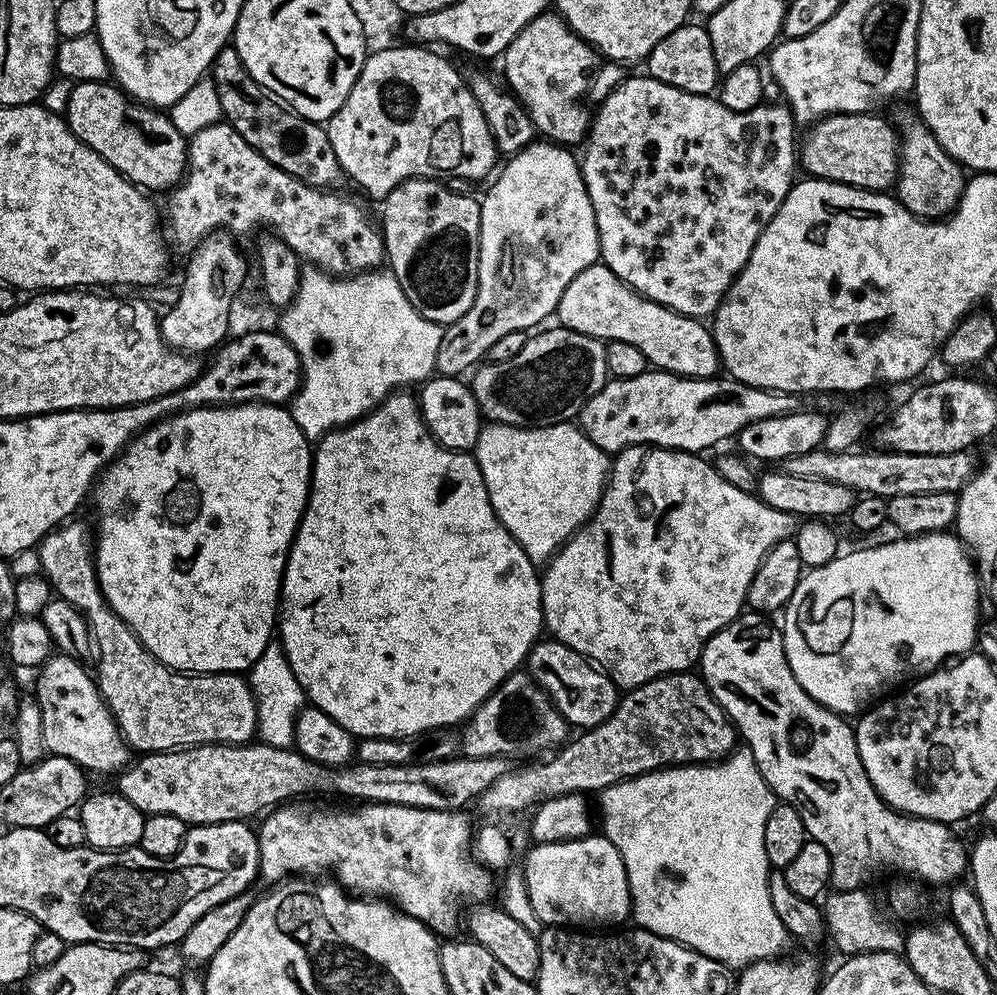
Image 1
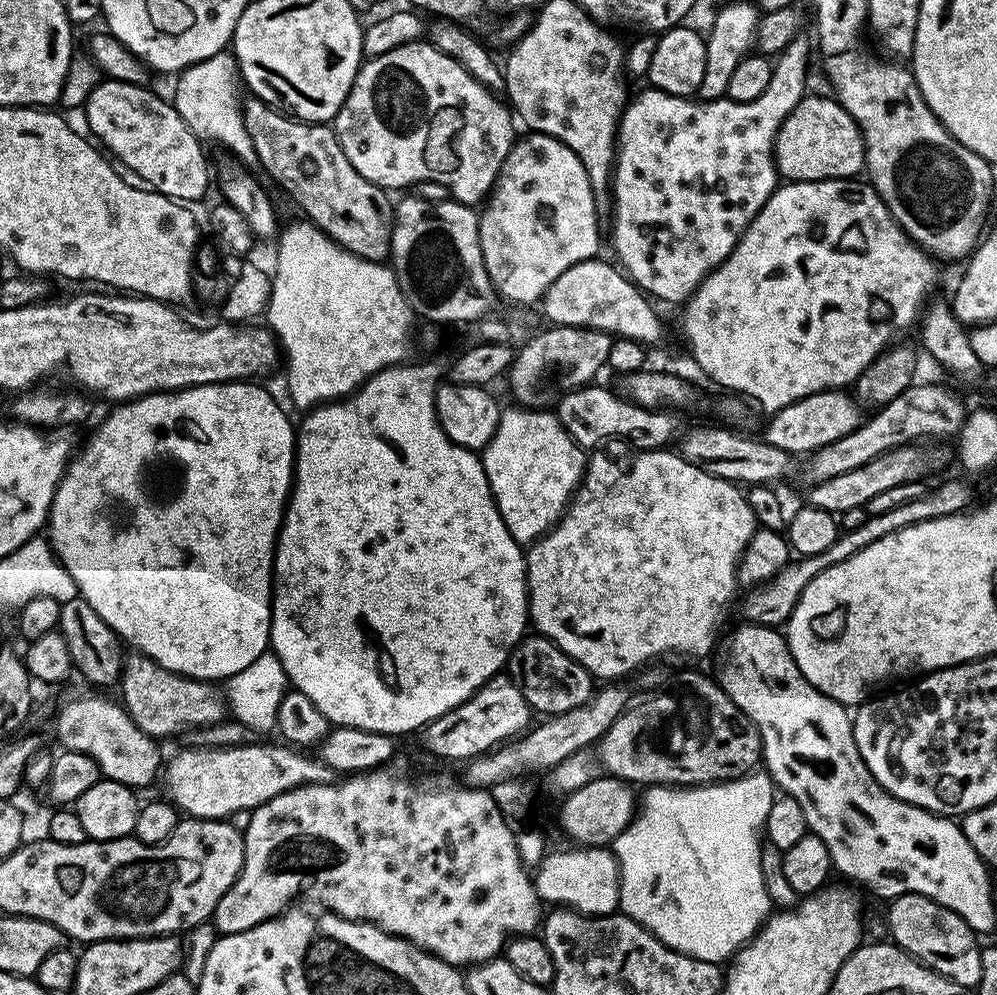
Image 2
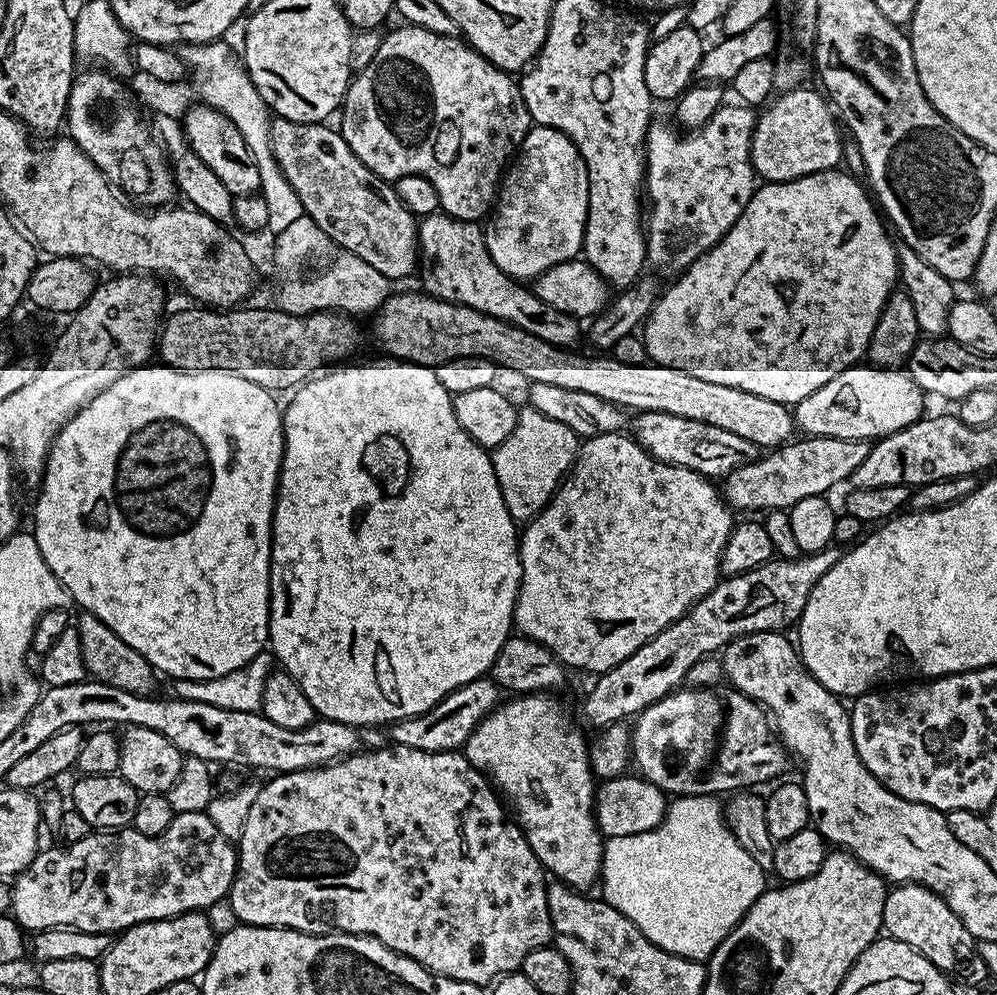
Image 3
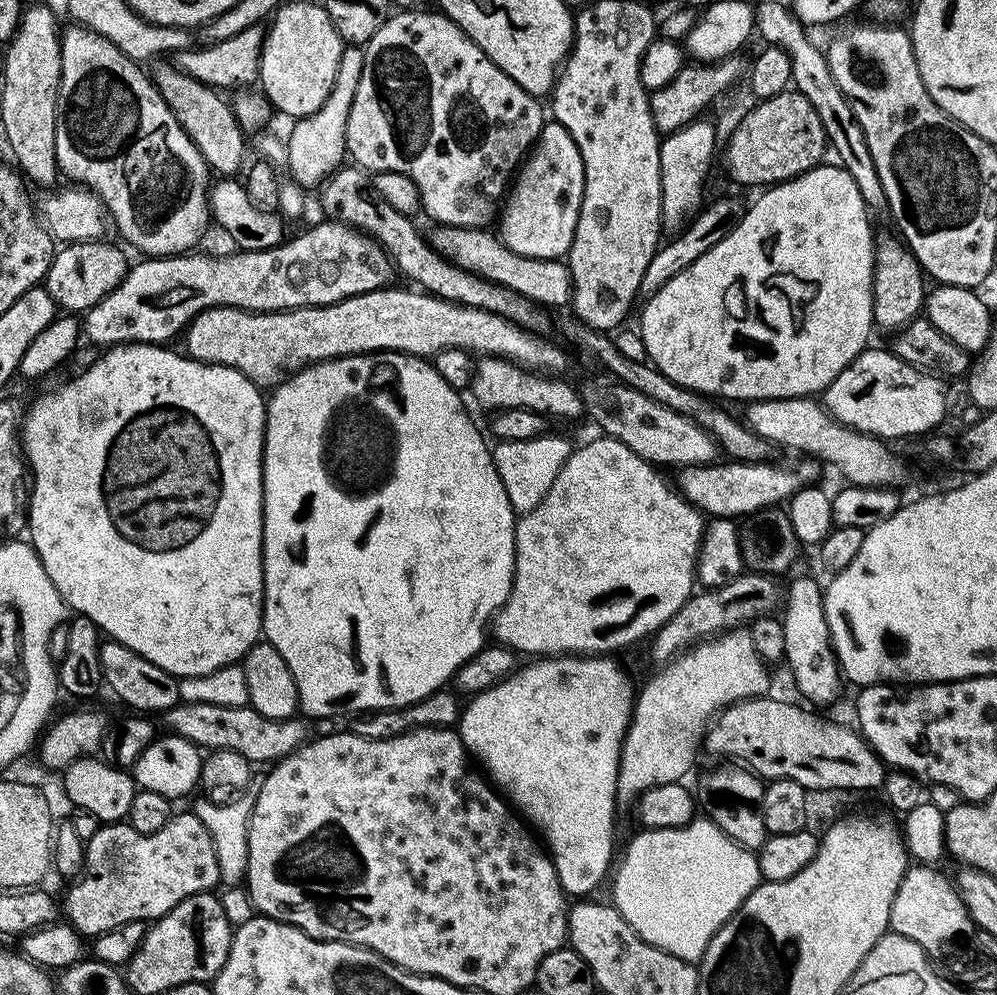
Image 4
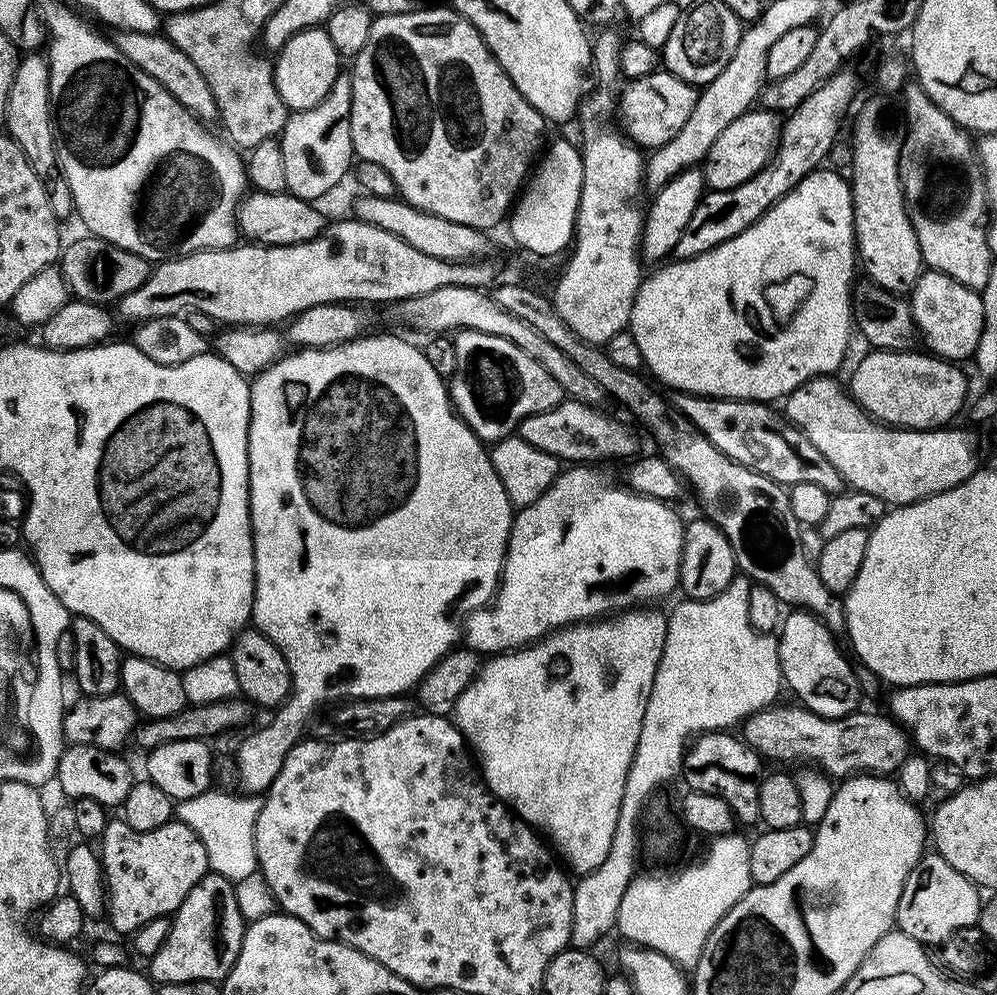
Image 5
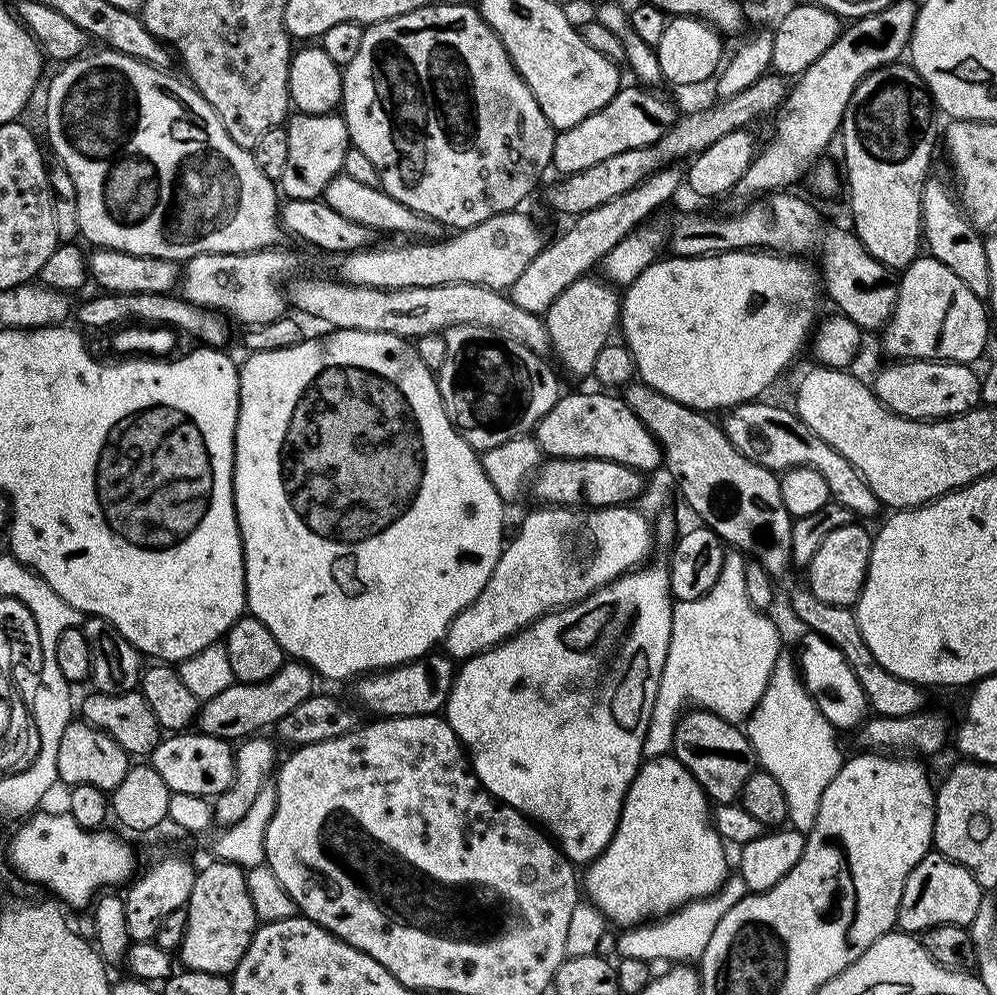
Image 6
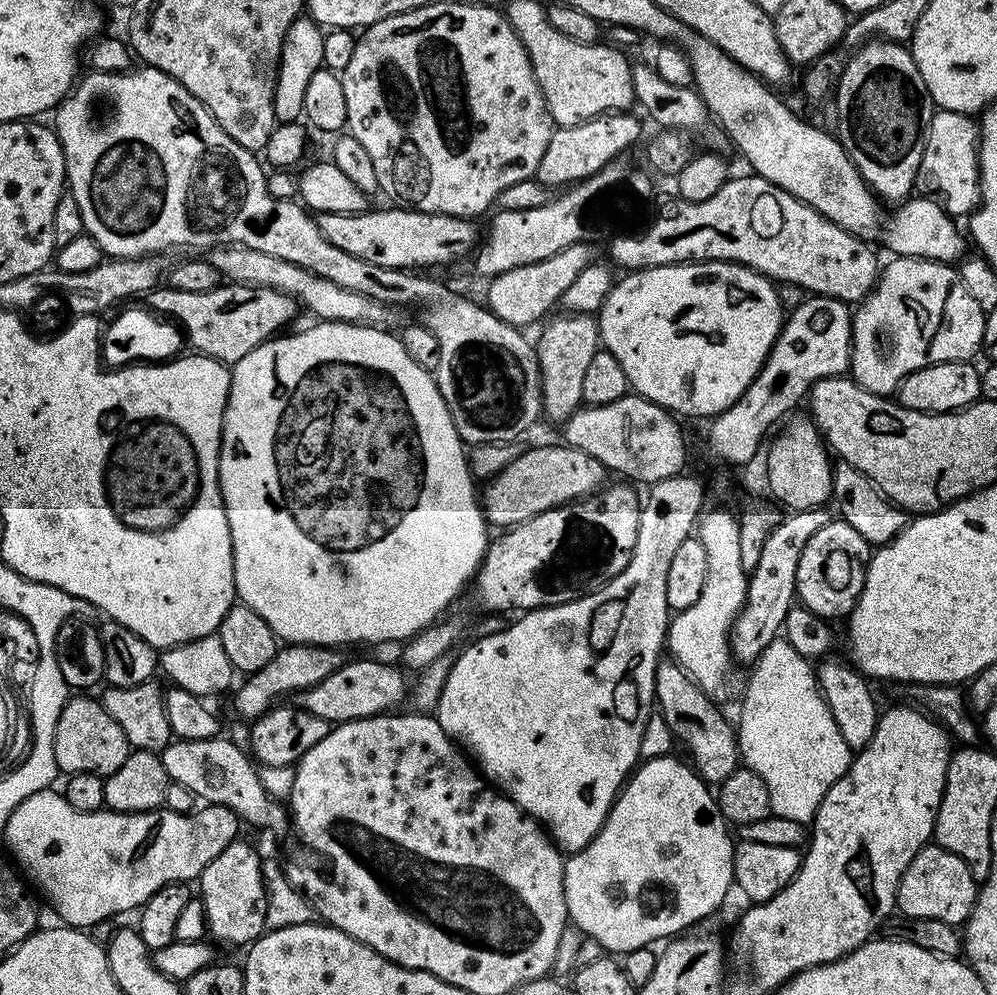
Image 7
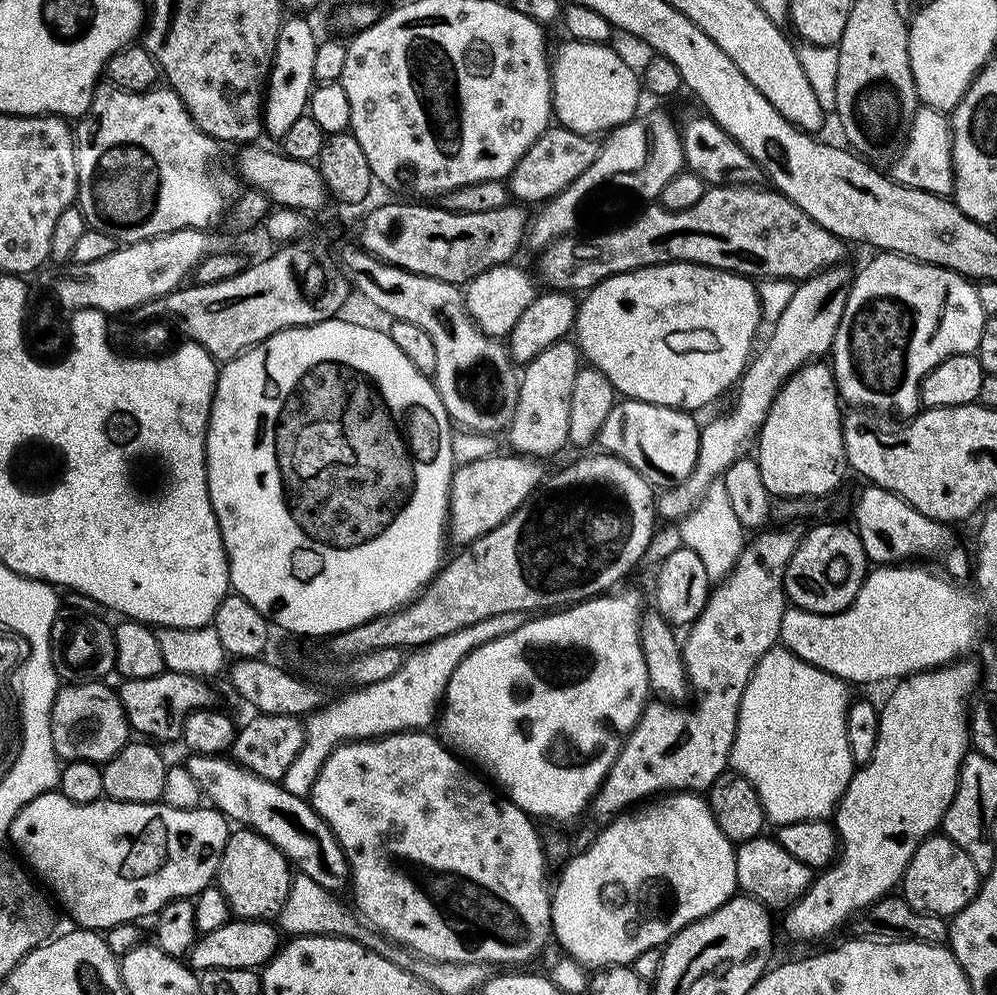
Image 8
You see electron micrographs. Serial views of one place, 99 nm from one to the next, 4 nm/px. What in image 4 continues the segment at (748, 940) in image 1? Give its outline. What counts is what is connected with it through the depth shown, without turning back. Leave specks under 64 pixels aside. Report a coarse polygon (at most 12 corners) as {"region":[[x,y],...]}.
{"region":[[711,819],[649,828],[610,876],[646,942],[703,960],[762,883]]}

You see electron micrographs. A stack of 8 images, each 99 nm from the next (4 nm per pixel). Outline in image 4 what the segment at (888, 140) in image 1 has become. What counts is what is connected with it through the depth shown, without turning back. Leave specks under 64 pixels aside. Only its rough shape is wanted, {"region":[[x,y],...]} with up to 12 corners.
{"region":[[789,90],[753,105],[722,152],[738,183],[782,184],[830,142]]}

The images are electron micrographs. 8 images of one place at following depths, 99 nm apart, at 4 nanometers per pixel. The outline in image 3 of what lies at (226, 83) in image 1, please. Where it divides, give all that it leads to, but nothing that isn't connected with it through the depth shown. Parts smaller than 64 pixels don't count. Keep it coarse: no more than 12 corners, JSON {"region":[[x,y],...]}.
{"region":[[271,121],[304,215],[389,282],[418,220],[327,123]]}

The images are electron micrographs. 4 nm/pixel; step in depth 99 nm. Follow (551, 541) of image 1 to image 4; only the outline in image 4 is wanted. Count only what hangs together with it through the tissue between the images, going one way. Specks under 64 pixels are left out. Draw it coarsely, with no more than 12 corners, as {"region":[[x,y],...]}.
{"region":[[545,434],[502,440],[492,461],[513,512],[550,494],[573,447]]}

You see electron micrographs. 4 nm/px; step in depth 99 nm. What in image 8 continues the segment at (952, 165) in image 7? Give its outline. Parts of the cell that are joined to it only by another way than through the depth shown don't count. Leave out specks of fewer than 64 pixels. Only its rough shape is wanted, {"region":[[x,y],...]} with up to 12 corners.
{"region":[[917,108],[891,164],[897,184],[951,197],[949,117]]}

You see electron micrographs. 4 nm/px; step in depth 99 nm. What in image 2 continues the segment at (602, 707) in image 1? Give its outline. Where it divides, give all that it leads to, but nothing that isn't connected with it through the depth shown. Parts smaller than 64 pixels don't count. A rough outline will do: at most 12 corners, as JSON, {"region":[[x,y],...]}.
{"region":[[525,635],[506,675],[537,713],[592,697],[594,677],[552,640]]}

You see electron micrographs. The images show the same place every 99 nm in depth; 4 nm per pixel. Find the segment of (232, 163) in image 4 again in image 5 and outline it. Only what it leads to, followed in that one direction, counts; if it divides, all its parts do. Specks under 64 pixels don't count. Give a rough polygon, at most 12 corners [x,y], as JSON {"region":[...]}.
{"region":[[117,31],[114,43],[186,110],[217,119],[198,66],[160,32]]}

